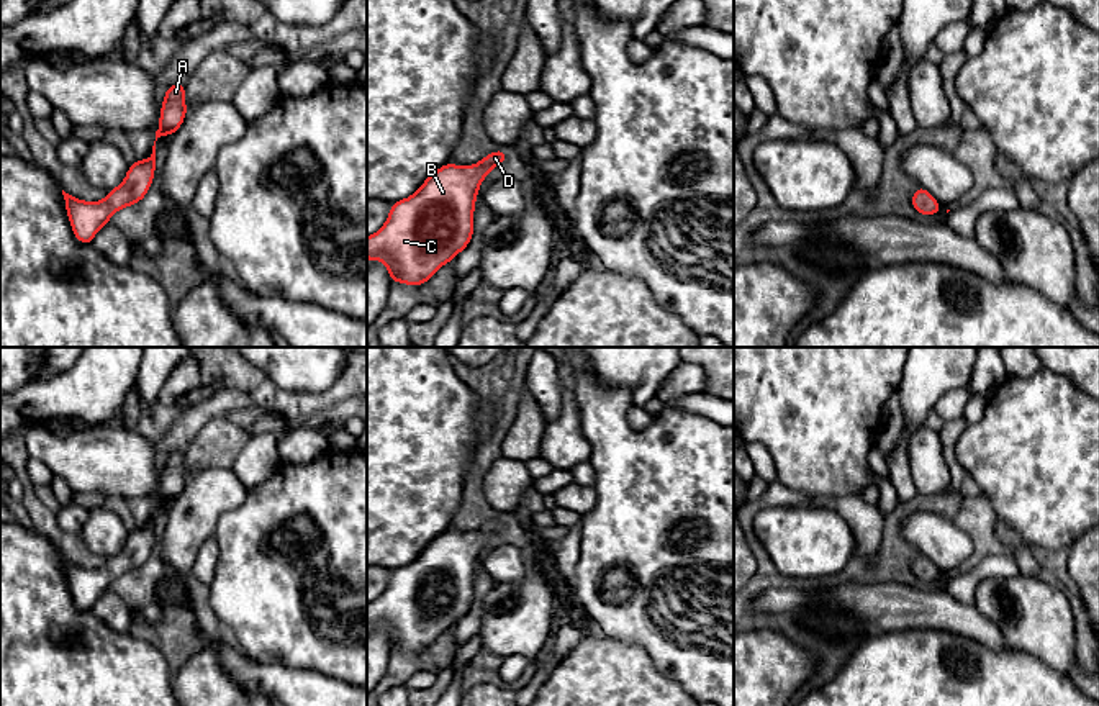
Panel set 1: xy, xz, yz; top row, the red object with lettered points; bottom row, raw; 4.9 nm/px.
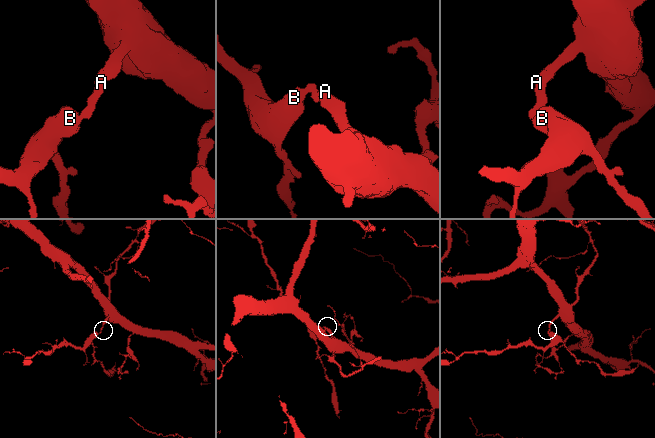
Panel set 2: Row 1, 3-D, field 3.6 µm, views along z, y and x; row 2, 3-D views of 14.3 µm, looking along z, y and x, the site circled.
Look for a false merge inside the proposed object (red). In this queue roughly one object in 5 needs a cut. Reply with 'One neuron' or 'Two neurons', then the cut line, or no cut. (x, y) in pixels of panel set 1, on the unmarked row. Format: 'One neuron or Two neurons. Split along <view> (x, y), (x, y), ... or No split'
One neuron. No split

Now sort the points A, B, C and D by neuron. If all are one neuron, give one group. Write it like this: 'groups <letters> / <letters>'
groups A B C D

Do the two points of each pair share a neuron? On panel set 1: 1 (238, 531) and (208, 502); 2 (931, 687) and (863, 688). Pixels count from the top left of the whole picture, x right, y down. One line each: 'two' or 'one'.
1: two
2: one

